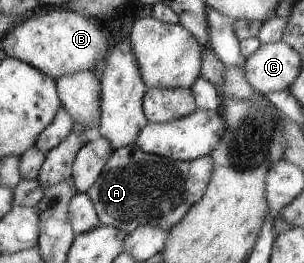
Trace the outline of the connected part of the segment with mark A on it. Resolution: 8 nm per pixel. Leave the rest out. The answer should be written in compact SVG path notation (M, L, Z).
M130 144L111 153L100 176L87 194L96 207L101 224L114 226L125 233L130 233L145 224L170 230L204 196L206 186L212 180L212 170L214 170L214 158L211 154L191 161L175 161L157 154L142 152L138 146Z

